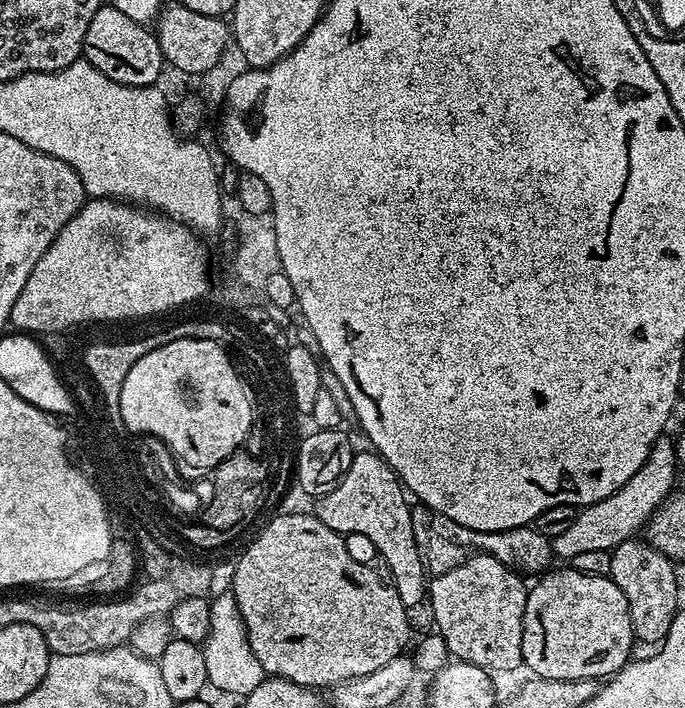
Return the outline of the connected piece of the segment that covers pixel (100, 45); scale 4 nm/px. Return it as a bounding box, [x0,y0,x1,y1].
[83,6,166,86]

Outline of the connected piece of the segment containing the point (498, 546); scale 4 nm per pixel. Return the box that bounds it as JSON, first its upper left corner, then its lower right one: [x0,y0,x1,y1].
[411,504,554,575]

